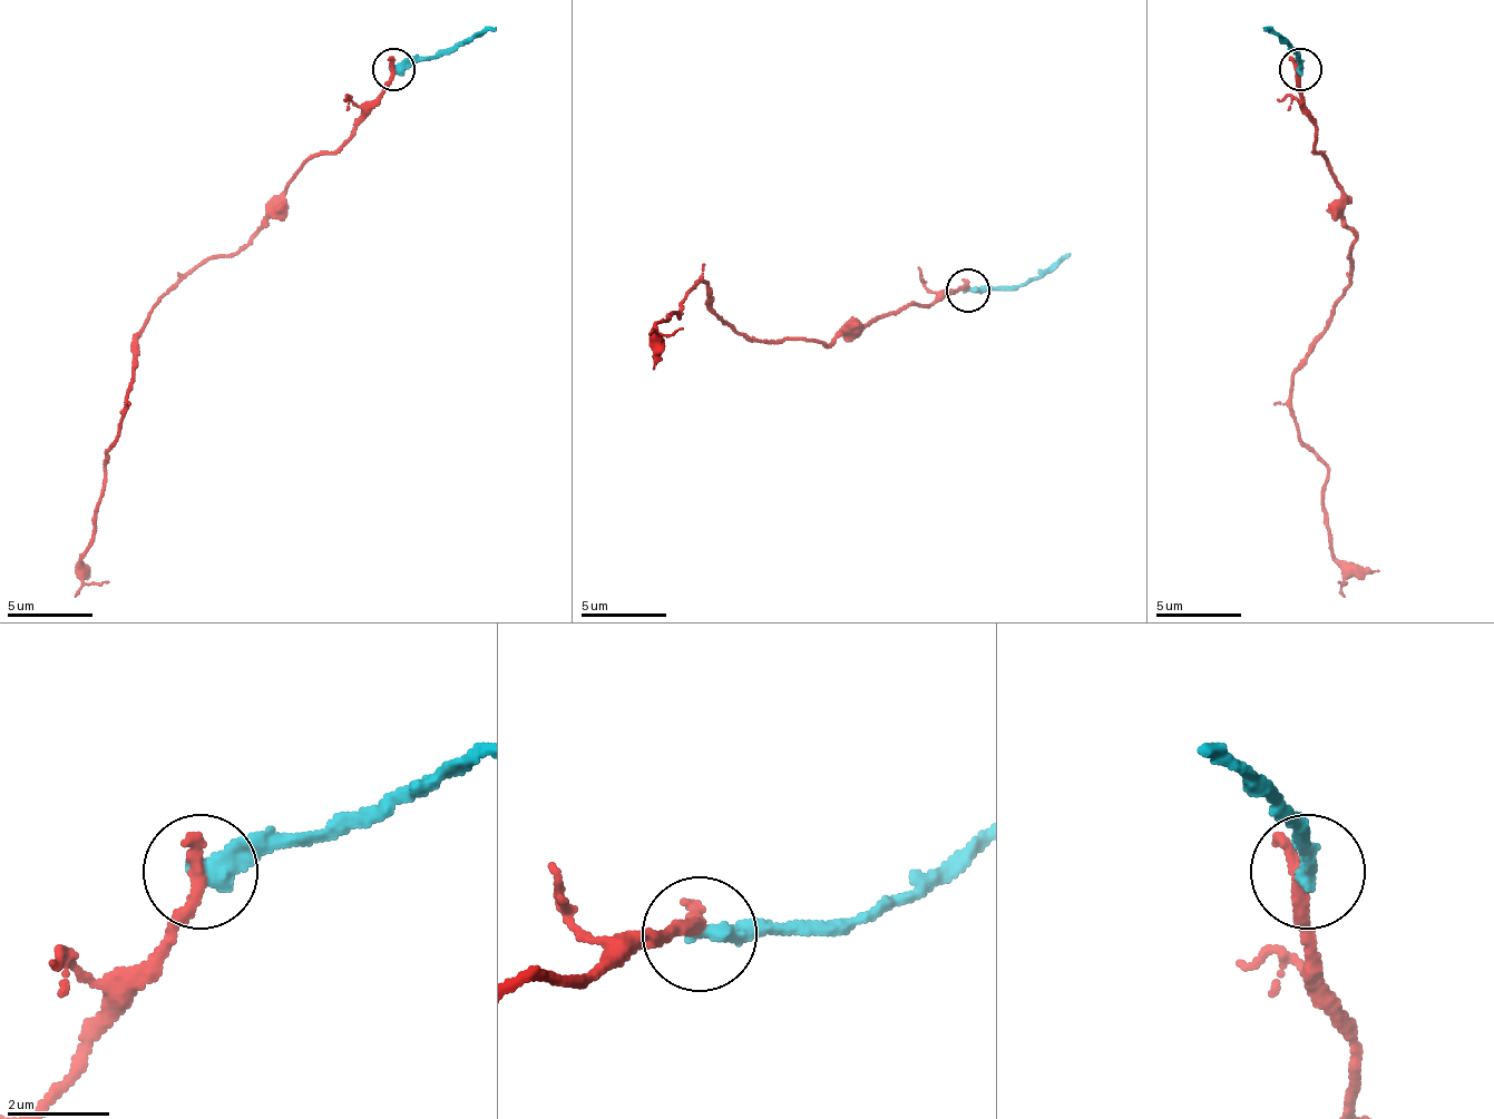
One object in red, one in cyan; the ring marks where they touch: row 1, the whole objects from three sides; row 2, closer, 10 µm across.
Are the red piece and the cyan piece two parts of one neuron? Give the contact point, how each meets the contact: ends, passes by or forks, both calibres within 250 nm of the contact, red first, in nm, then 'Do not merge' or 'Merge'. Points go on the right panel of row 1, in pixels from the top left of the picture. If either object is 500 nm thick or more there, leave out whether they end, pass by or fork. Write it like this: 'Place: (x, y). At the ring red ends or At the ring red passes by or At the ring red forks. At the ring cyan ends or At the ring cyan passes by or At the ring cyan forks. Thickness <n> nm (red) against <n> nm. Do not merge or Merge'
Place: (1300, 69). At the ring red ends. At the ring cyan ends. Thickness 320 nm (red) against 420 nm. Do not merge

